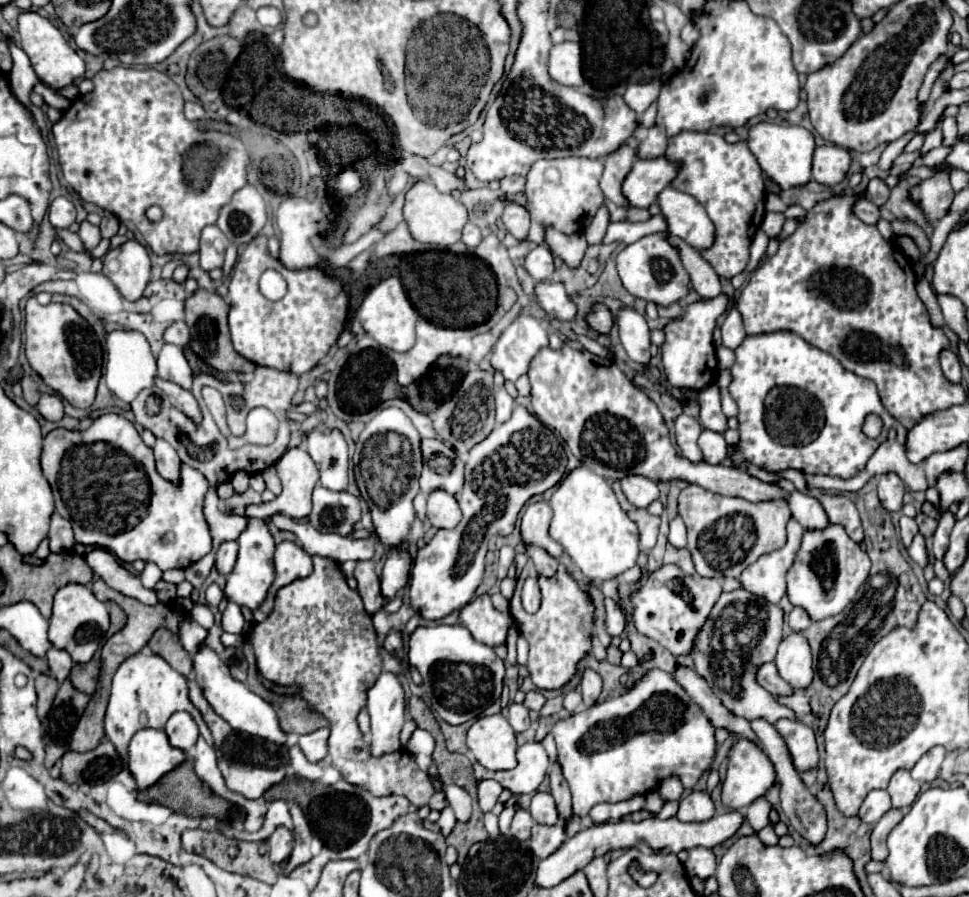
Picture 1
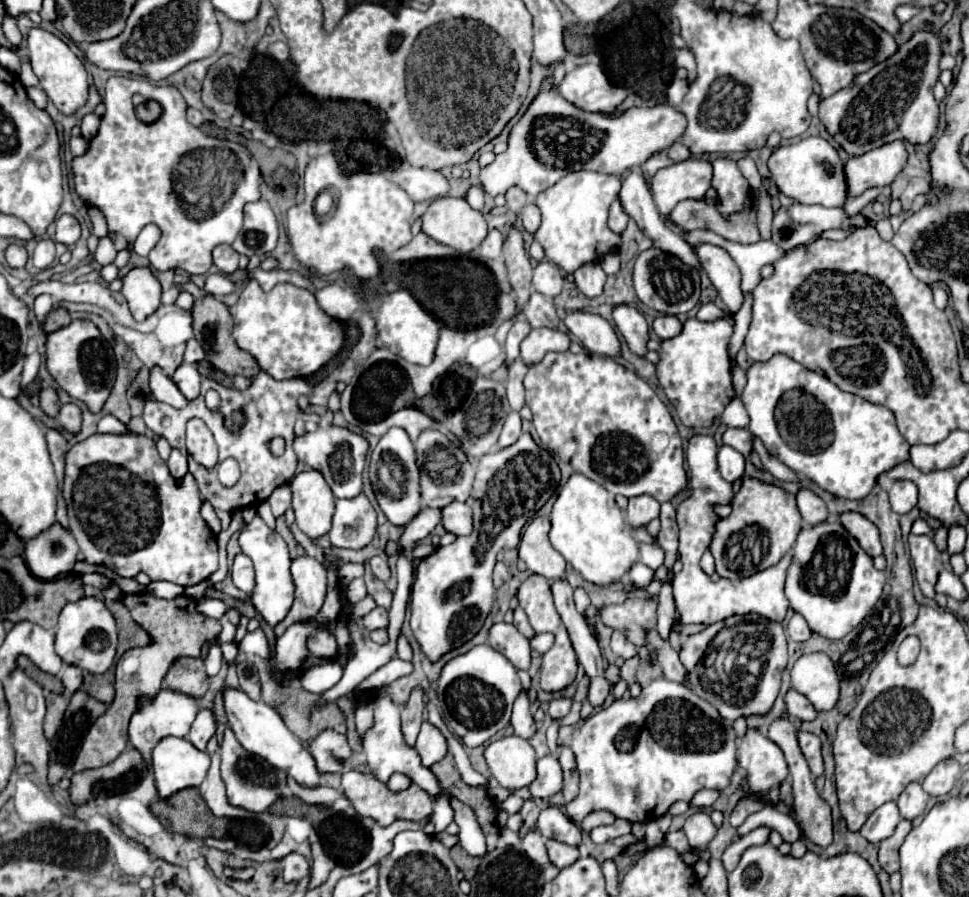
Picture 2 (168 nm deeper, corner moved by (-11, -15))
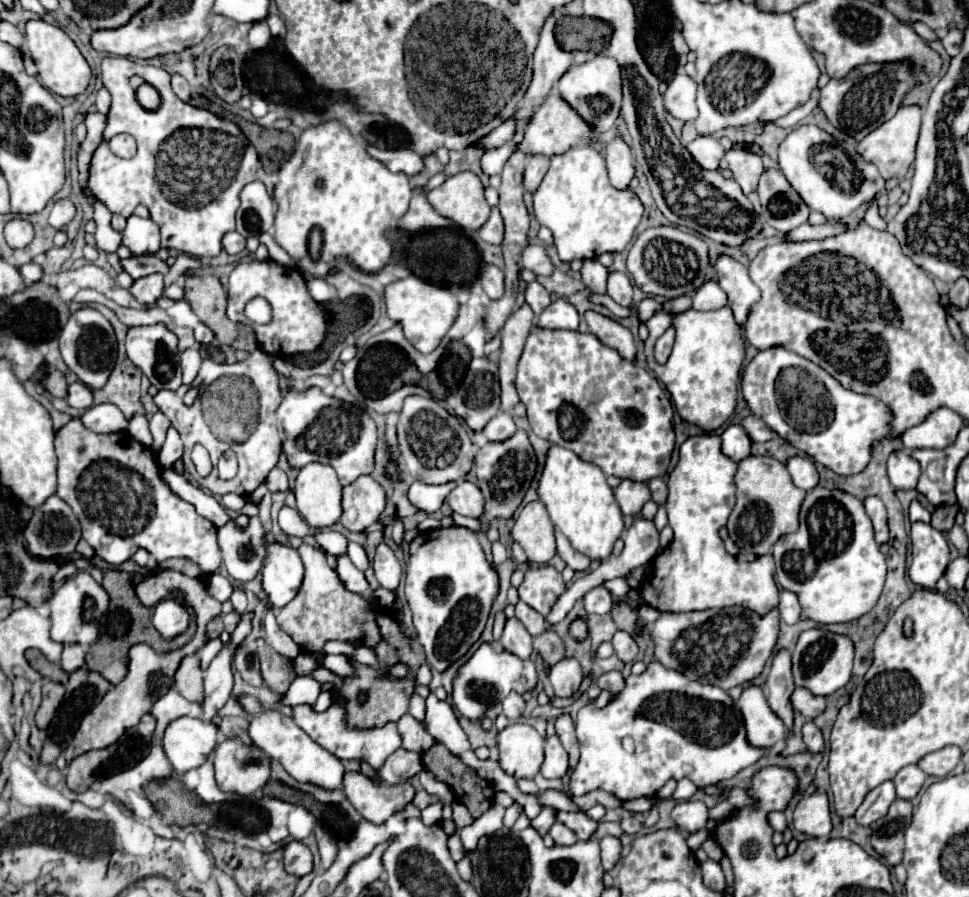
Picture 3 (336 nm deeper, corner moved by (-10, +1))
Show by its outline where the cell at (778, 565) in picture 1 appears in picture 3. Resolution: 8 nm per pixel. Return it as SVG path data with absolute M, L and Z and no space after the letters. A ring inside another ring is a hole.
M718 434L690 436L680 446L680 458L668 478L668 524L674 530L672 544L652 560L652 574L642 582L646 604L662 612L700 612L710 608L744 606L766 614L778 604L774 582L774 556L762 555L753 562L736 562L724 550L718 530L734 508L736 462L722 456Z

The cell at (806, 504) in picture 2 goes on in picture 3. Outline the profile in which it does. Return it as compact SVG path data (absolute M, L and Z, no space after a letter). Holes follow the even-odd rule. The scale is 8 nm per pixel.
M794 456L788 460L786 466L788 466L788 472L790 472L790 476L798 488L810 492L818 486L818 472L816 472L816 466L812 460Z

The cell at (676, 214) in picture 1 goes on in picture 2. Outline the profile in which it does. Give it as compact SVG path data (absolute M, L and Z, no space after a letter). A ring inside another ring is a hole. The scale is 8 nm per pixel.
M699 244L697 256L725 306L731 312L737 312L743 304L743 290L741 290L741 272L733 258L723 248L713 244Z

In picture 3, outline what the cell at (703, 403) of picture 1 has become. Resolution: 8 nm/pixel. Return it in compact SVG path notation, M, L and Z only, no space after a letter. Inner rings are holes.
M748 414L748 416L744 416L740 420L740 424L742 424L742 428L746 430L746 434L750 436L752 442L766 442L766 440L770 440L774 436L758 416Z

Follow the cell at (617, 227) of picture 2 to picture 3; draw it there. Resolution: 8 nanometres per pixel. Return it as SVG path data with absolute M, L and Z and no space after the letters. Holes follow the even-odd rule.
M614 134L614 138L606 144L606 164L612 186L618 190L626 190L630 180L634 178L634 158L632 150L620 138L620 134Z

